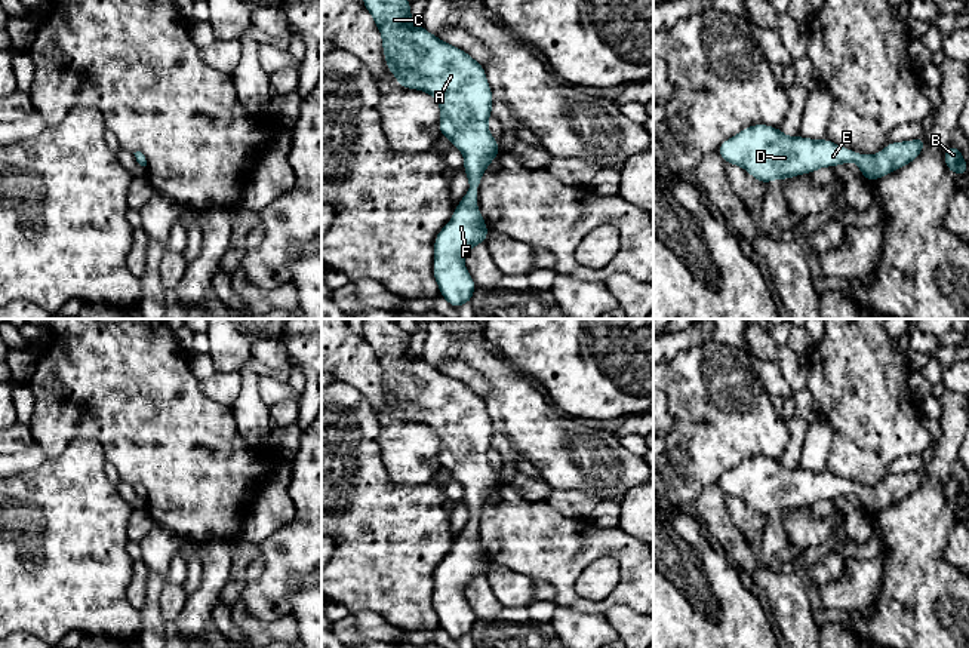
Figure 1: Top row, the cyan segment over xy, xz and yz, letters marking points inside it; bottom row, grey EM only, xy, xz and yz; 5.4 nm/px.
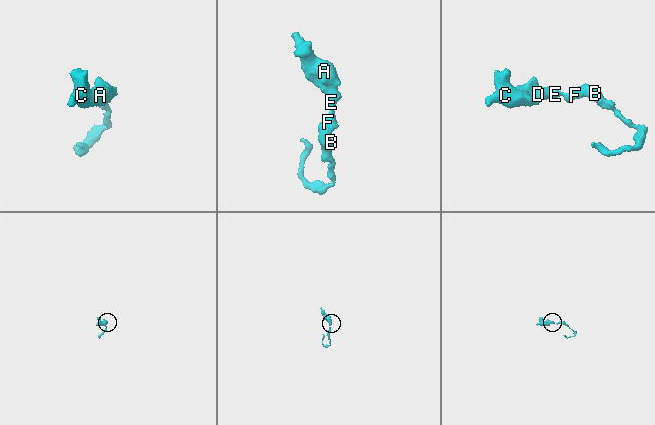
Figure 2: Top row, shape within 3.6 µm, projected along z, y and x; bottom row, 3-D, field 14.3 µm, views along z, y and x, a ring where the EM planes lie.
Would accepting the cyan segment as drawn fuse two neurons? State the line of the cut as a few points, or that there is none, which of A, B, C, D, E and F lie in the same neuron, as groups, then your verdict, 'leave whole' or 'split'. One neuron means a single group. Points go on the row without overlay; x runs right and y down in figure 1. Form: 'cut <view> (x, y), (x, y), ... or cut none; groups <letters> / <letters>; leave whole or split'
cut none; groups A B C D E F; leave whole

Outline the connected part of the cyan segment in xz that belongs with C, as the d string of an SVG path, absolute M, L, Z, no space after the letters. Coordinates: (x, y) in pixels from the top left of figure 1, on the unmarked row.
M364 319L362 335L378 357L382 369L382 384L387 400L396 408L397 417L430 426L440 437L439 464L452 473L453 480L464 485L464 503L470 522L453 543L450 553L434 571L433 606L443 629L453 641L470 636L477 620L464 598L464 589L477 577L486 575L487 562L479 540L477 520L484 503L501 485L498 472L487 460L492 448L493 426L486 411L484 399L459 380L439 368L428 365L410 350L412 334L404 331L394 319Z

